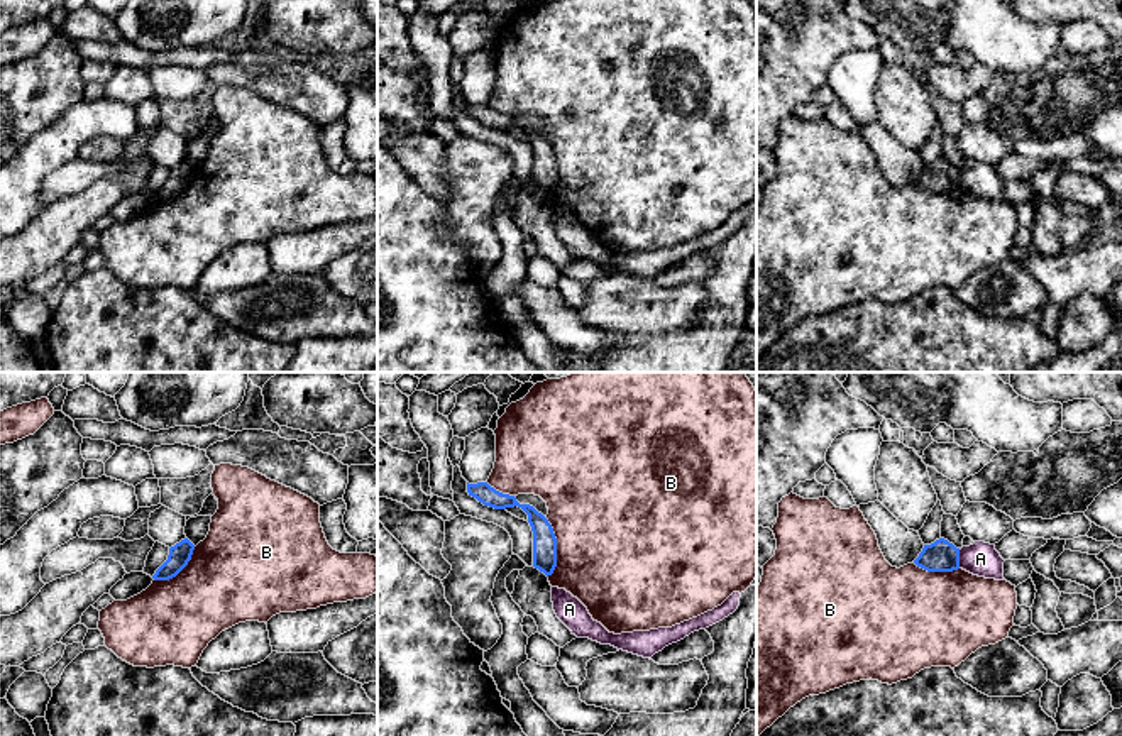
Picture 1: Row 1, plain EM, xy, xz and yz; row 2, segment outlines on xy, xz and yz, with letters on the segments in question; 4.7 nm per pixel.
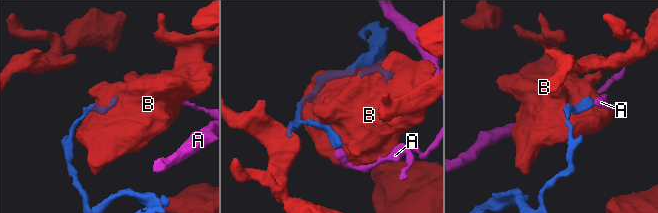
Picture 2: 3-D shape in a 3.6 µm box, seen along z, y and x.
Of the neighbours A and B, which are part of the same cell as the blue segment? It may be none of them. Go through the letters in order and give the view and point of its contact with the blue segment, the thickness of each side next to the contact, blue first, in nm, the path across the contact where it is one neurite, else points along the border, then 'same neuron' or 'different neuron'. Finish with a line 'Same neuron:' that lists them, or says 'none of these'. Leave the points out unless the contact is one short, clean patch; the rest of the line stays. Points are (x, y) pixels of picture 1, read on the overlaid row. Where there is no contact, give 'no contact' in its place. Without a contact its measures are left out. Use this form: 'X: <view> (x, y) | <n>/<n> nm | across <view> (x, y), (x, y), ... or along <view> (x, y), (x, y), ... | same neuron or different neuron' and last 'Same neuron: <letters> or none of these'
A: yz (958, 559) | 150/160 nm | along yz (958, 550), (960, 567) | different neuron
B: xz (555, 547) | 110/500 nm | different neuron
Same neuron: none of these

